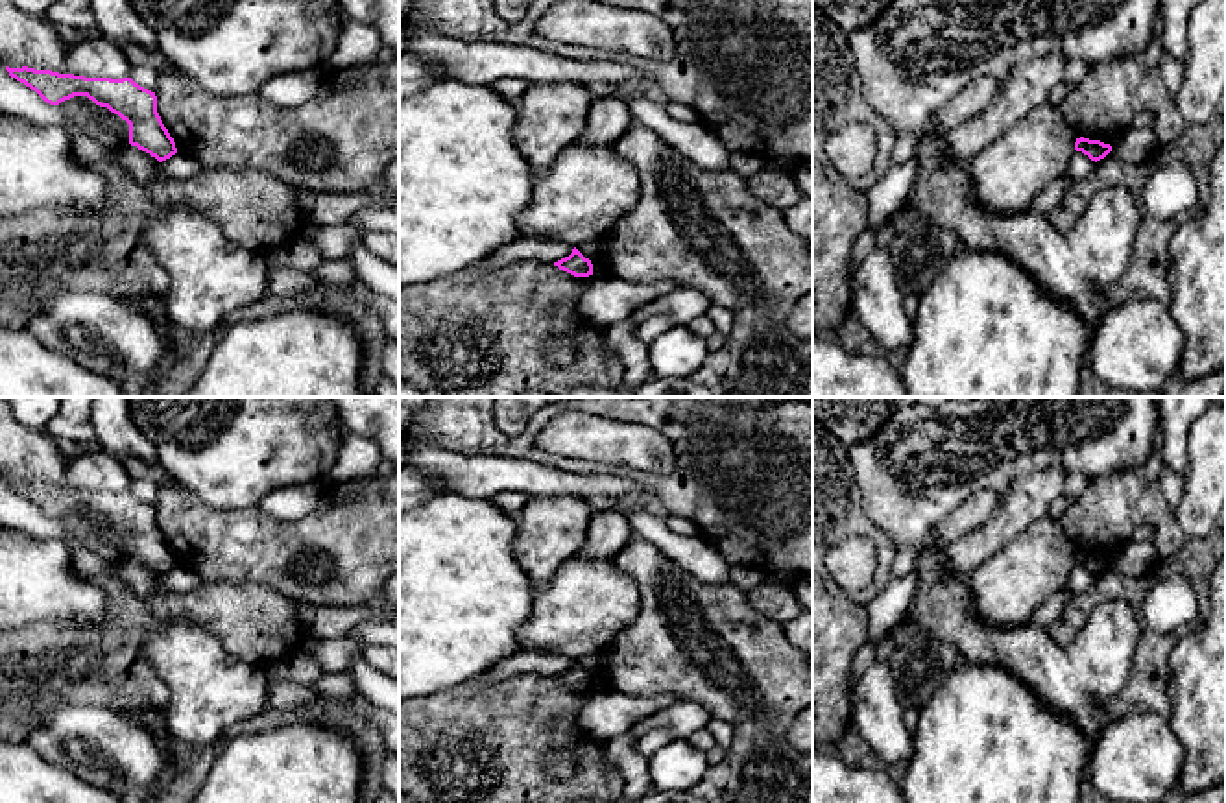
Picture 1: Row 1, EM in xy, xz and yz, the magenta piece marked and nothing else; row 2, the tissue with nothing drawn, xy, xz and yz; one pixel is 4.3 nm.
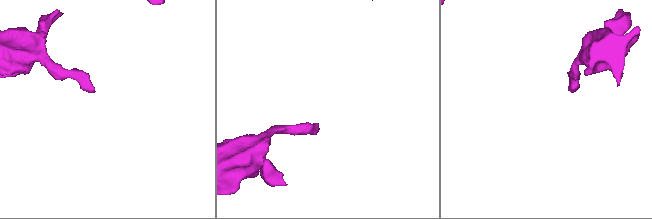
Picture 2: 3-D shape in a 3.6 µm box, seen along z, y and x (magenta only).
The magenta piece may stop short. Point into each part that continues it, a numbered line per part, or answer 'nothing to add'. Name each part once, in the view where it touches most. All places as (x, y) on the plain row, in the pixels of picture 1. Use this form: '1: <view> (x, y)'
nothing to add

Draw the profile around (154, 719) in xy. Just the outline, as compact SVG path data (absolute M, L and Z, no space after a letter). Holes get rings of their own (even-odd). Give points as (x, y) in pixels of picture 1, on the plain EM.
M153 707L133 709L126 713L133 722L142 722L155 737L164 757L174 761L174 740L164 727L164 711Z

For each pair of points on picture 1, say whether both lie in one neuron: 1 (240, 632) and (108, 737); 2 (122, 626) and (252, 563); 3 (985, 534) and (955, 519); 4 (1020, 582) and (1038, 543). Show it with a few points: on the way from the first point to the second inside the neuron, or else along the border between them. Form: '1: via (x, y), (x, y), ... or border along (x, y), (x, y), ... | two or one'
1: border along (82, 704), (100, 704), (124, 713) | two
2: border along (202, 582), (255, 584) | two
3: border along (1001, 497), (983, 523), (942, 545) | two
4: via (1025, 573), (1038, 560), (1038, 552) | one

